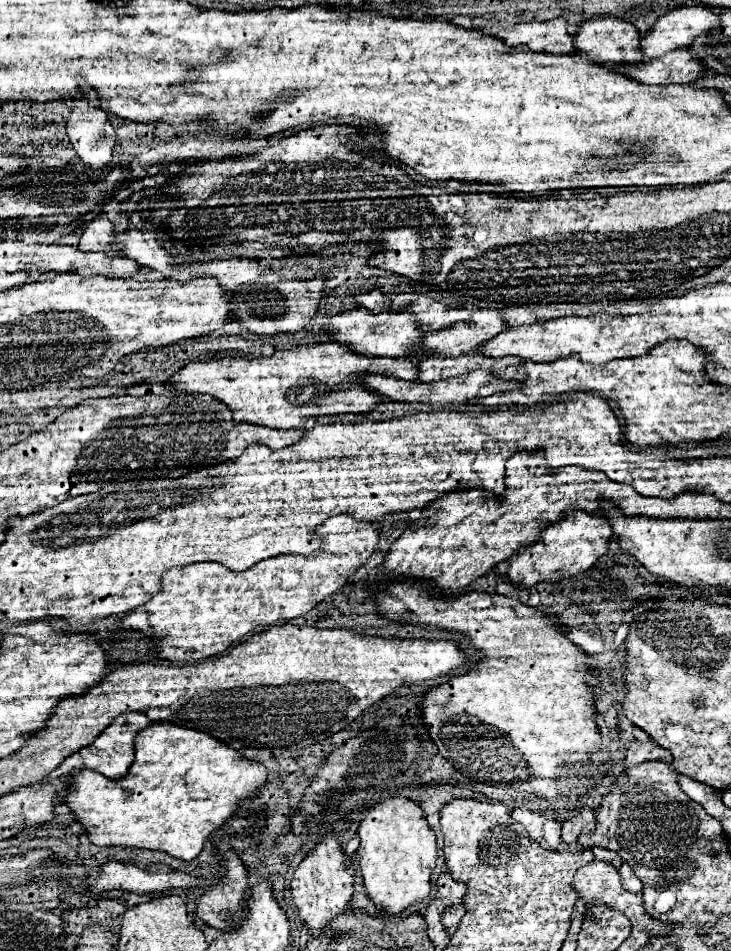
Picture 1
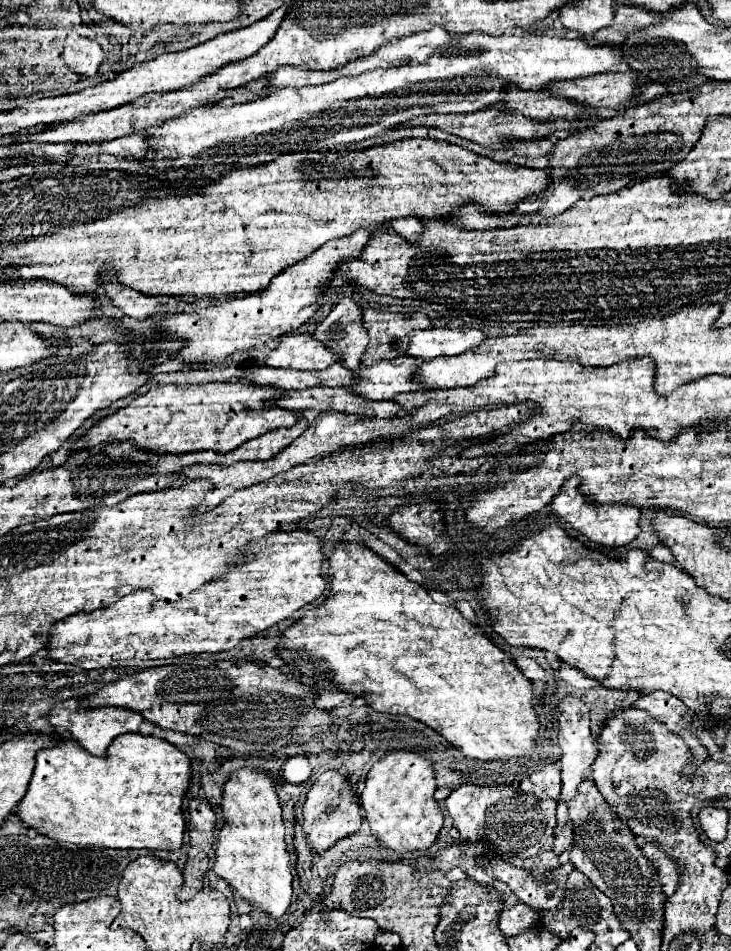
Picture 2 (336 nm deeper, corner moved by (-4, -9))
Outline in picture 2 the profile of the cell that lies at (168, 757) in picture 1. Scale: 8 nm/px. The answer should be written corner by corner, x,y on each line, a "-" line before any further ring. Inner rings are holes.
123,733
113,739
105,757
91,755
81,749
71,737
57,737
57,743
49,749
41,749
35,755
35,769
25,797
17,807
17,817
35,829
37,833
75,845
101,845
113,849
179,849
183,843
185,819
183,819
183,795
191,781
191,763
185,753
177,751
171,743
141,735

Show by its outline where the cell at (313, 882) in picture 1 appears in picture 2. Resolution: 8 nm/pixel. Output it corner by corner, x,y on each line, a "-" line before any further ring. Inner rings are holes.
325,771
309,789
305,805
303,805
303,817
307,831
307,843
311,845
313,853
323,853
331,845
335,845
339,839
347,837
349,833
357,831
363,821
363,811
359,803
359,795
353,791
349,779
341,775
339,771

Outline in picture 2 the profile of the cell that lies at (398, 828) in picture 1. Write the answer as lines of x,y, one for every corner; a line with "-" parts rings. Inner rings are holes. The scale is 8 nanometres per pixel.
393,751
373,763
361,793
361,805
373,835
381,839
385,847
399,853
429,849
443,827
443,813
433,799
435,789
433,763
421,753

